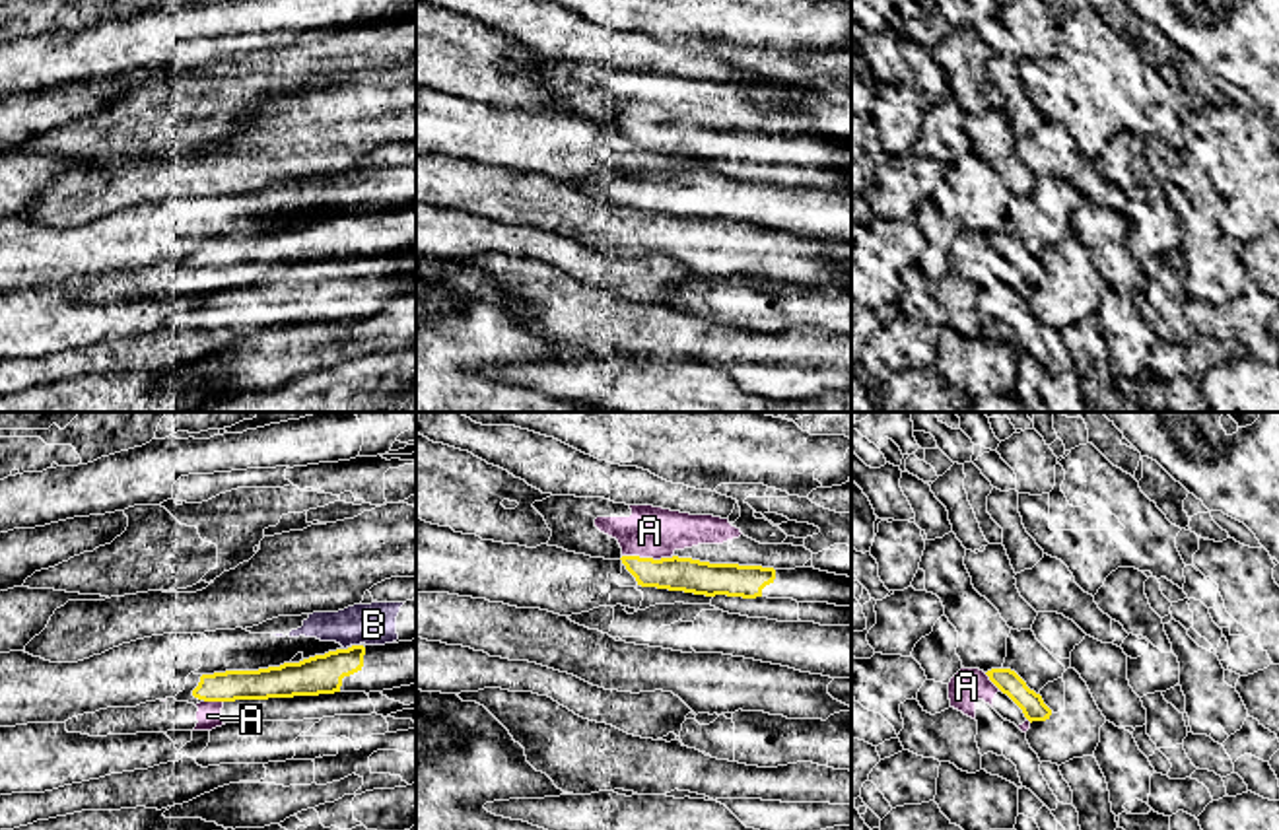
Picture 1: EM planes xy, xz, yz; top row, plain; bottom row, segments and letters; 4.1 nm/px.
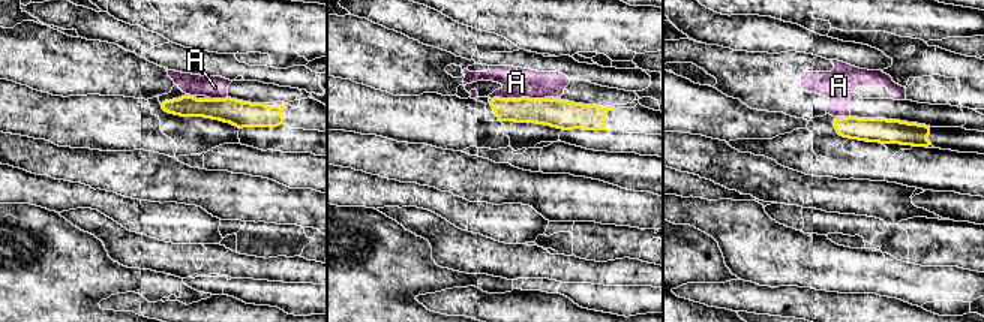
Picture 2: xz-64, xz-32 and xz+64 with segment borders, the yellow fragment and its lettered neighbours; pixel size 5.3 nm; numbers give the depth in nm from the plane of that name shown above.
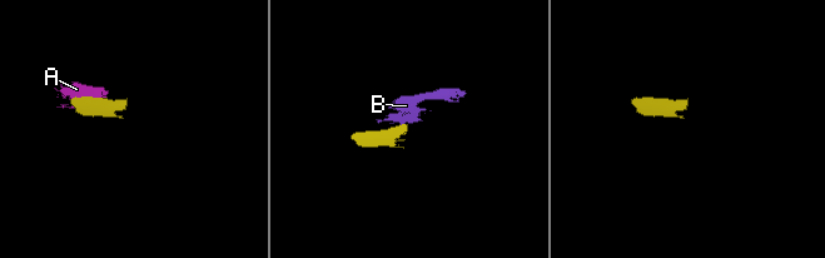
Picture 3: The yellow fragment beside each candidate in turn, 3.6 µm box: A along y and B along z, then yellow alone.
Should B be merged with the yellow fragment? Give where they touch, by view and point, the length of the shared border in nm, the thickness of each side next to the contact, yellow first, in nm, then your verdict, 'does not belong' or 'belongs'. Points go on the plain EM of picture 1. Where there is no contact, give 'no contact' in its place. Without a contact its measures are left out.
meets yellow in xy at (356, 210); contact 30 nm long; 160 nm thick on the yellow side, 180 nm on the other; does not belong

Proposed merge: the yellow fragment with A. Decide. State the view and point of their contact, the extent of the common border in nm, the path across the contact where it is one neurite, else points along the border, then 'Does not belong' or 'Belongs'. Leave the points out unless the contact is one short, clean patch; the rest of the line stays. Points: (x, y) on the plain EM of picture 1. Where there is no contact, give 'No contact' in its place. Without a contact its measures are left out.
Touches yellow at xz (648, 123). Shared border 220 nm. Path across: xz (677, 138), (657, 133), (648, 123), (650, 96). Belongs

